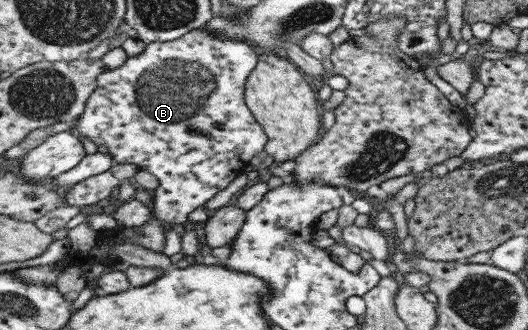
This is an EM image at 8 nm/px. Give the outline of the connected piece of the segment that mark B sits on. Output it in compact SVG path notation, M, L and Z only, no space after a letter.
M205 27L189 32L186 36L179 38L179 40L149 43L138 56L129 57L119 68L115 68L115 70L107 69L103 74L99 75L98 87L91 93L85 112L70 131L77 138L87 138L97 146L100 144L105 145L117 163L131 163L153 174L160 184L151 200L153 216L165 222L168 226L178 229L179 224L185 224L189 220L191 212L195 212L199 206L203 206L205 202L215 198L235 178L239 178L241 174L245 173L249 169L251 158L255 158L259 152L266 150L267 143L270 142L270 138L262 128L262 124L246 103L247 79L250 78L250 75L257 68L257 64L259 64L259 53L260 51L257 47L250 45L247 41L221 40L215 34L209 34Z

